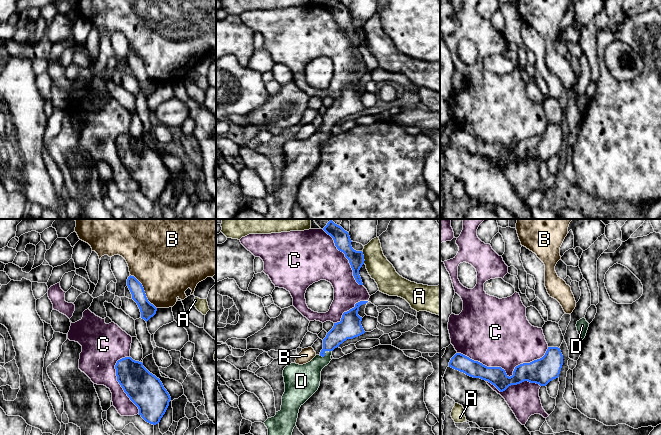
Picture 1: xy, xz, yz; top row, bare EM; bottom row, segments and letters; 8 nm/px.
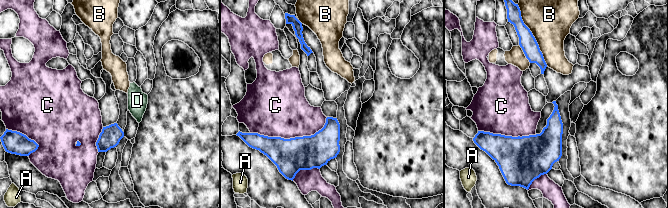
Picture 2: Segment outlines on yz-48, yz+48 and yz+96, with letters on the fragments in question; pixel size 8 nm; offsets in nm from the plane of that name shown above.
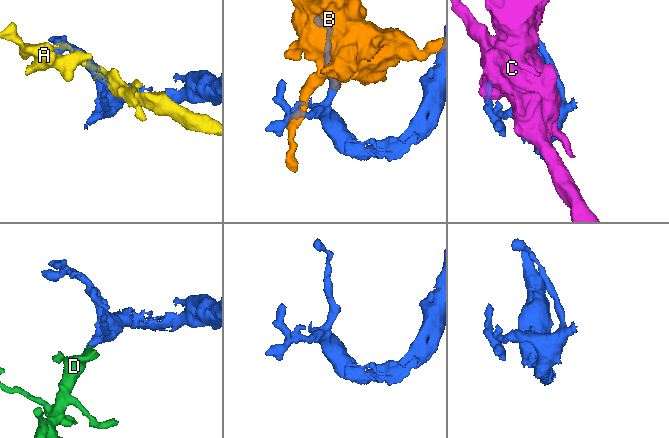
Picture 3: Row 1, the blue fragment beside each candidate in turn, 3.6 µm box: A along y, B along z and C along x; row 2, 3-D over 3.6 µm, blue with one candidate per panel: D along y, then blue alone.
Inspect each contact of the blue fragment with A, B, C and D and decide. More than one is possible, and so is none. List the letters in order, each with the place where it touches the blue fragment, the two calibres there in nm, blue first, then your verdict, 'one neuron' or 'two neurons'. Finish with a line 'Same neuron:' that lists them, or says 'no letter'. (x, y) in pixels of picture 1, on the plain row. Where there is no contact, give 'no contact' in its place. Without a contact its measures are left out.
A: contact xz (363, 33); calibres 130 and 190 nm; two neurons
B: contact xy (144, 67); calibres 120 and 460 nm; two neurons
C: contact yz (505, 148); calibres 180 and 420 nm; two neurons
D: contact xz (324, 129); calibres 160 and 220 nm; one neuron
Same neuron: D

